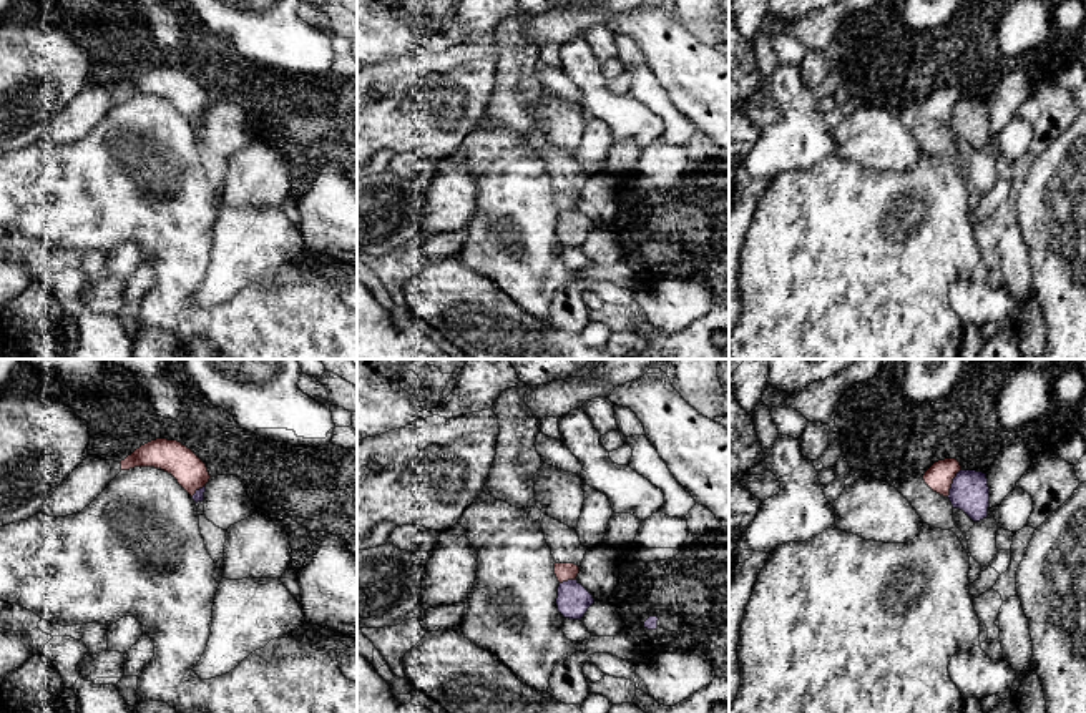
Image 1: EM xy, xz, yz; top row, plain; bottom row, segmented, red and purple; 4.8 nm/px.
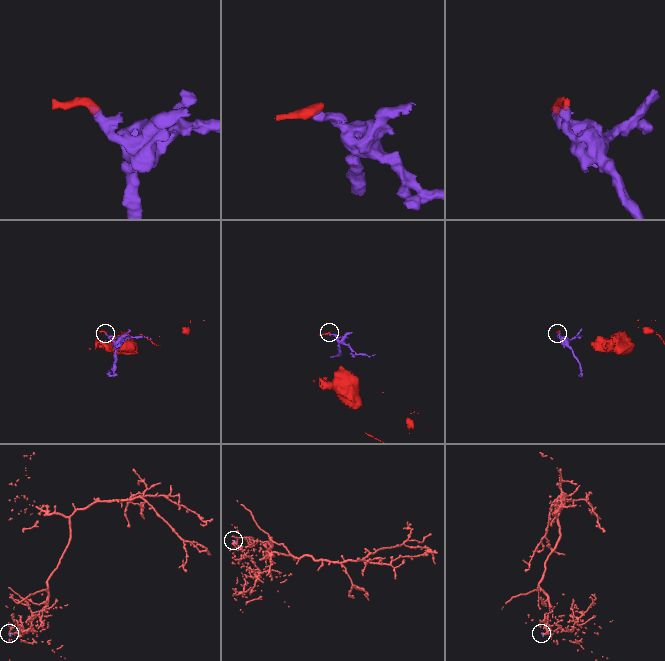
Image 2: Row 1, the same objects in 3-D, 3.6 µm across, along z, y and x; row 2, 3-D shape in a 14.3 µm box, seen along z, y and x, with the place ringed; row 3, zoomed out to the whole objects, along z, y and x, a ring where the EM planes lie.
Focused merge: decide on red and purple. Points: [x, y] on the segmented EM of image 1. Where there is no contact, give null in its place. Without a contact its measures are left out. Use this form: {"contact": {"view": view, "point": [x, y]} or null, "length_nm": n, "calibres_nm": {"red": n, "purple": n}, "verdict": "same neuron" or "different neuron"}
{"contact": {"view": "yz", "point": [952, 482]}, "length_nm": 150, "calibres_nm": {"red": 140, "purple": 190}, "verdict": "different neuron"}

